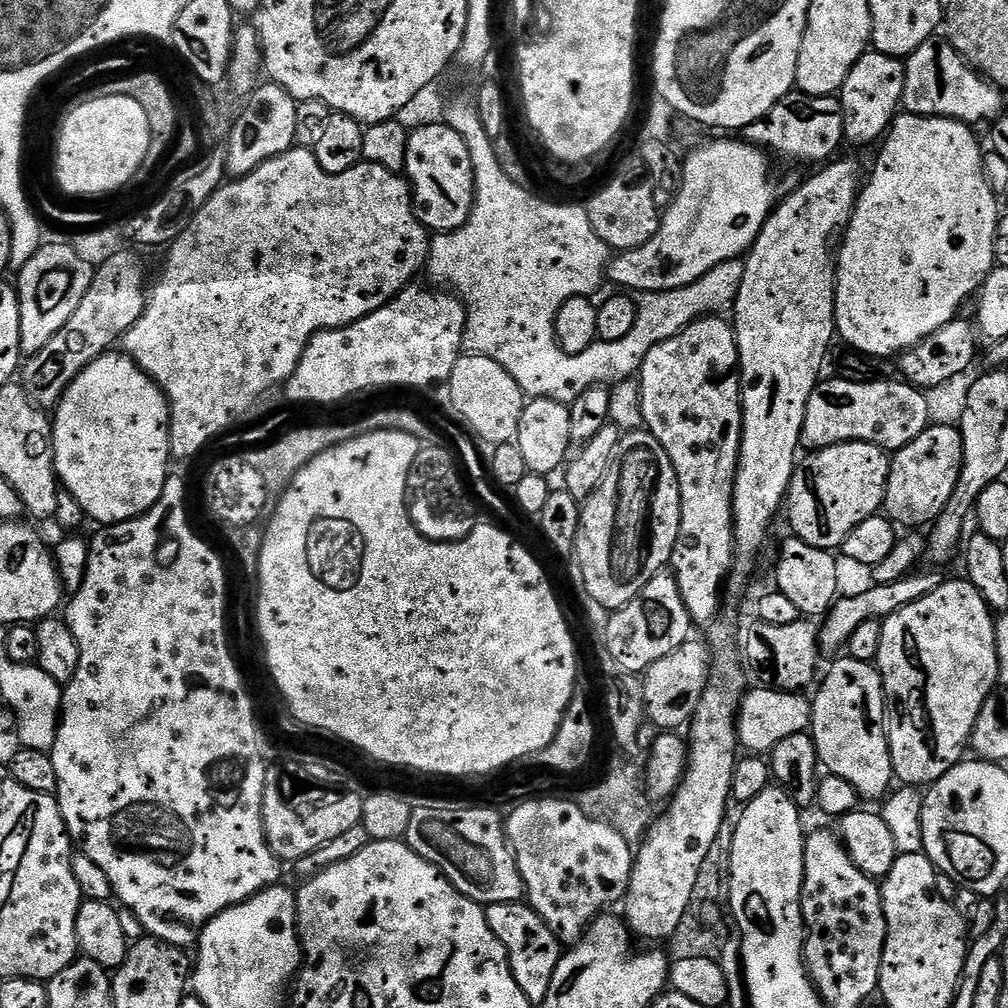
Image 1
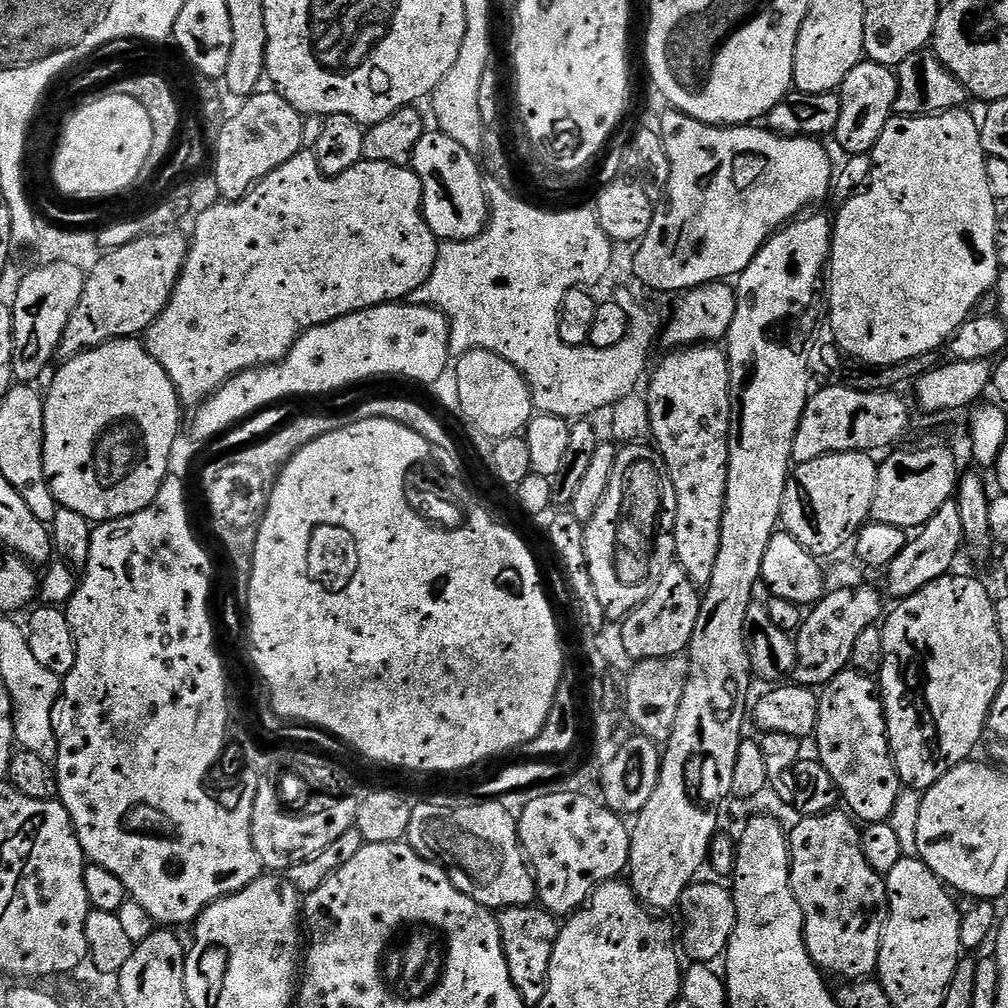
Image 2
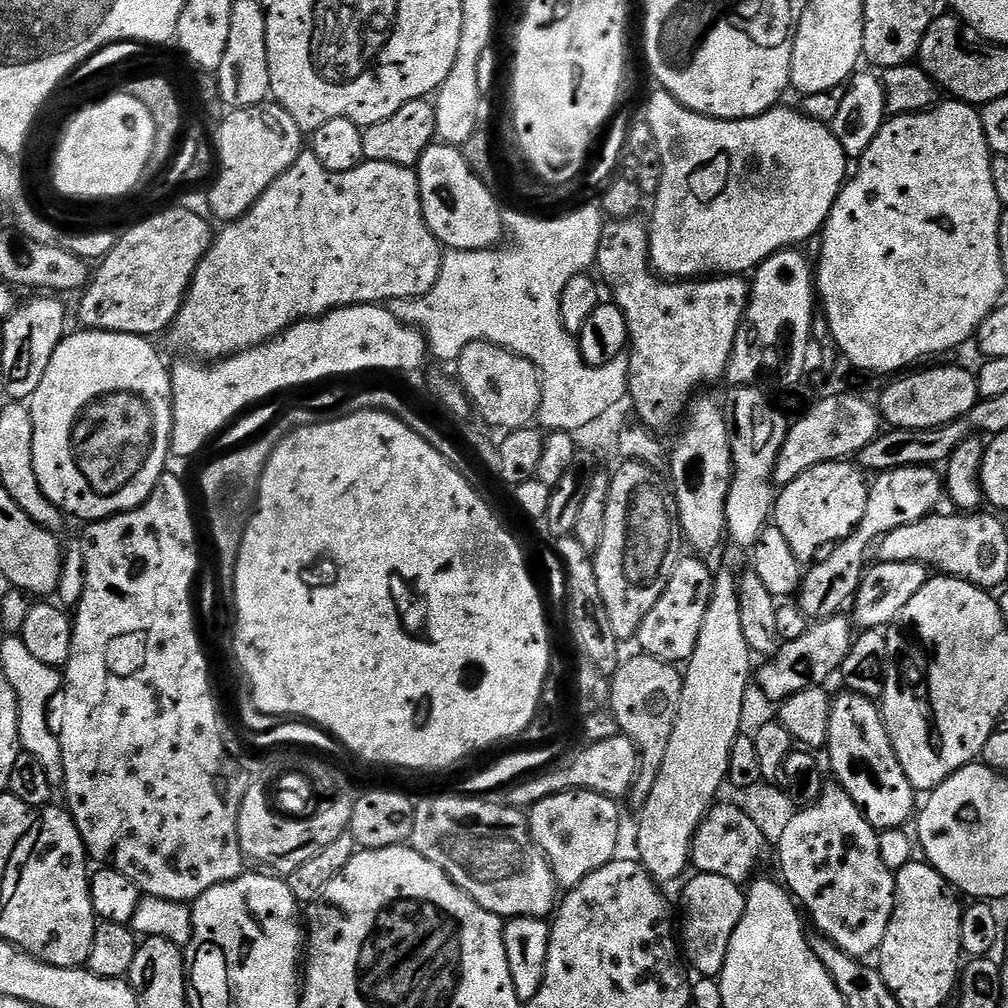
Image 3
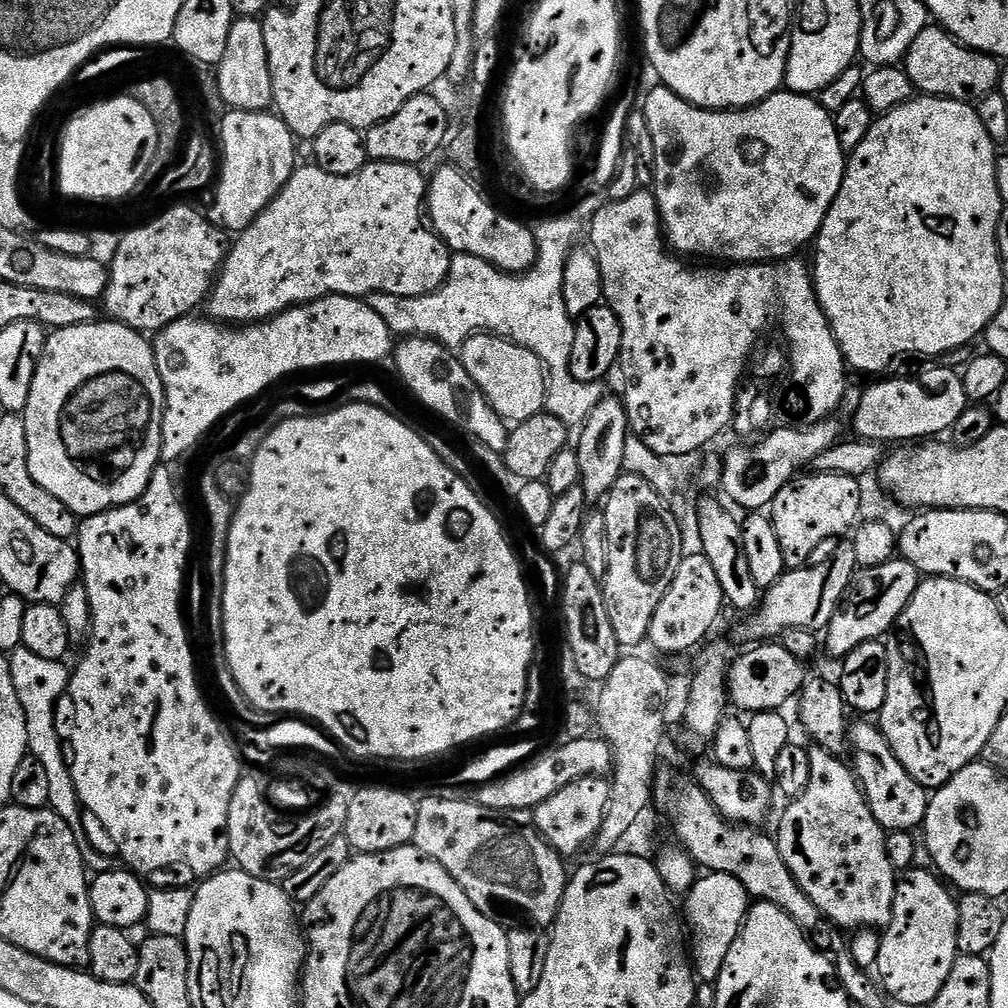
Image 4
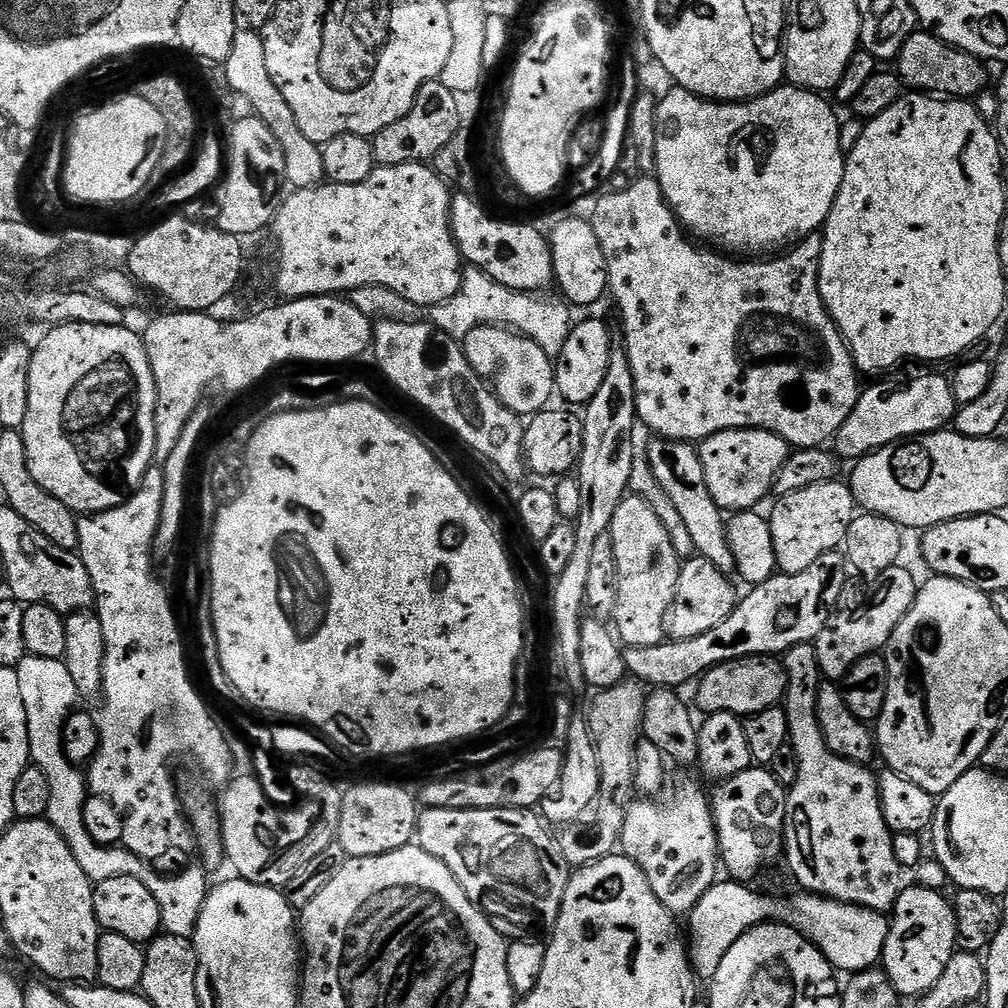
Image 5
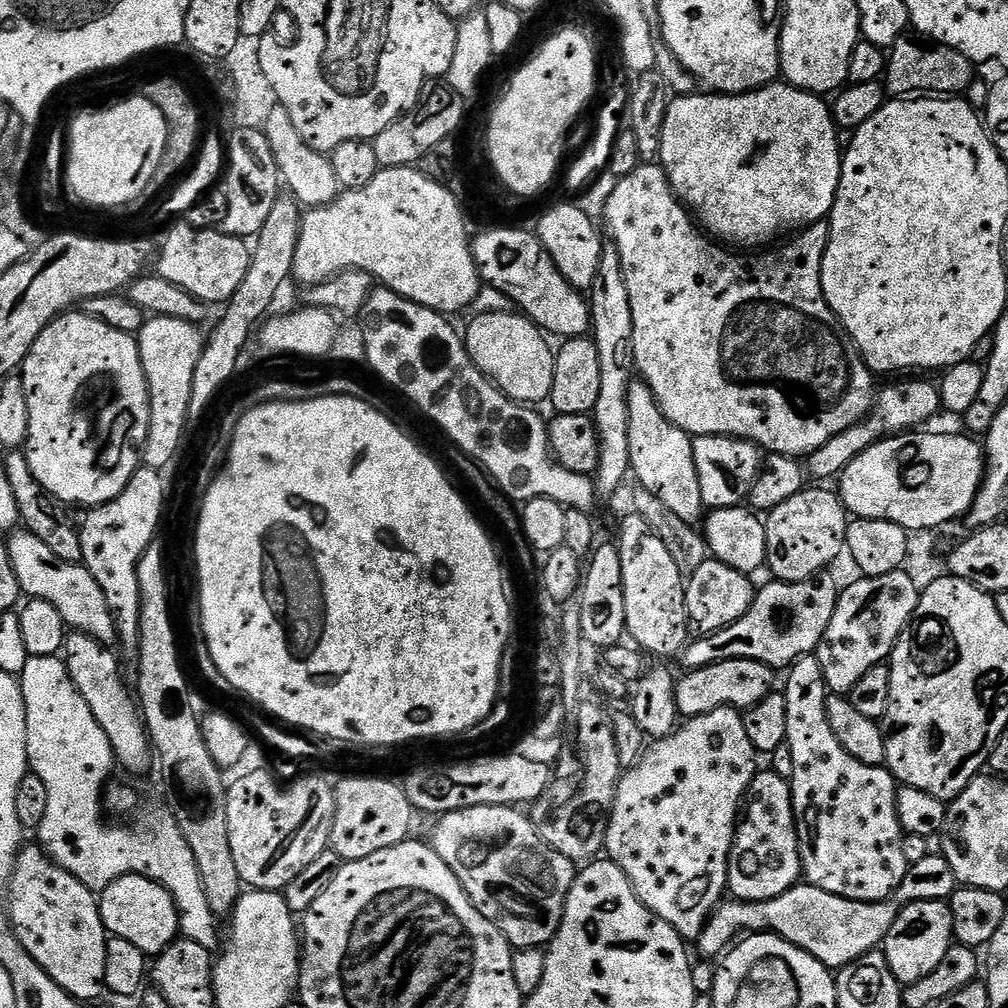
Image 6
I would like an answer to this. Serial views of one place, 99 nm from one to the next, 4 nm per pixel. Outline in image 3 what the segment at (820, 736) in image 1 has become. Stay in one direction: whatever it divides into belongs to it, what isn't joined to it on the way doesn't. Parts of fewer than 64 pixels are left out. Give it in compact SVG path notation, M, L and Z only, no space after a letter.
M847 690L841 693L841 696L837 695L832 702L830 734L826 749L828 760L832 763L832 772L836 775L833 777L840 787L846 790L846 794L850 794L850 798L862 810L864 817L872 823L873 828L877 830L904 828L907 820L911 821L917 811L918 793L910 786L910 778L906 778L906 770L902 770L902 762L898 762L894 754L894 746L888 737L881 709L875 699Z

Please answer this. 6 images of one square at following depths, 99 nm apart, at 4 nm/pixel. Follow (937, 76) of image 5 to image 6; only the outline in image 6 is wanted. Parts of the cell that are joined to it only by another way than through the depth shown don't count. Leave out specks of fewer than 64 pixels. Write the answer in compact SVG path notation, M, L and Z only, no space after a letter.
M901 38L897 44L892 45L886 56L886 71L882 77L886 85L886 92L892 98L912 98L917 94L935 94L940 98L948 98L953 94L967 93L969 86L974 79L974 65L972 61L967 60L958 50L954 50L945 44L929 42L924 38L915 38L908 40Z

